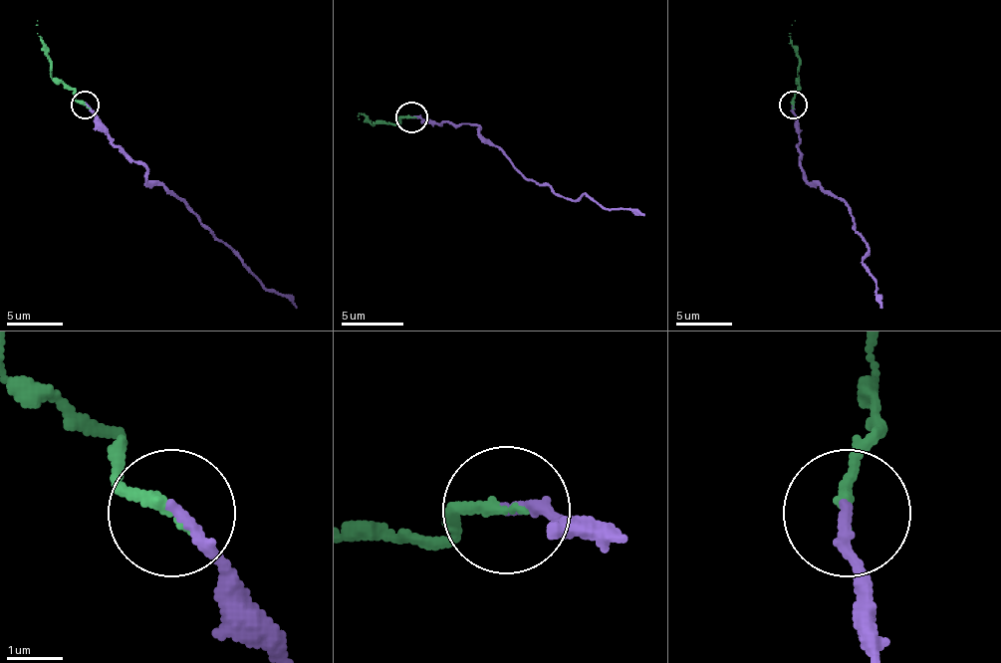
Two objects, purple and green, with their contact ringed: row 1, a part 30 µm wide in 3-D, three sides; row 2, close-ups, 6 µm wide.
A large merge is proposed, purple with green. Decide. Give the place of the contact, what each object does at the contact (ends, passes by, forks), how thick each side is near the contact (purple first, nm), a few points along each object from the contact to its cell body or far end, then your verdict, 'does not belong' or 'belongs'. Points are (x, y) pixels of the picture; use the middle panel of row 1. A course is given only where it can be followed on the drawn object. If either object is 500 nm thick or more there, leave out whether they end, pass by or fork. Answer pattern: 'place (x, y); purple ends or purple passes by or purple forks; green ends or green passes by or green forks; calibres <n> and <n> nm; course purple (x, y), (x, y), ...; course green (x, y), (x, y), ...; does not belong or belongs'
place (411, 117); purple ends; green ends; calibres 200 and 200 nm; course purple (412, 118), (474, 124), (521, 174), (558, 195), (586, 192), (605, 208), (644, 214); course green (412, 118), (375, 124), (363, 114), (360, 118); belongs

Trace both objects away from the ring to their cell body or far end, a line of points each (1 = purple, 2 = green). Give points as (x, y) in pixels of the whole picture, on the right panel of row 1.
1: (794, 105), (802, 177), (845, 202), (864, 239), (862, 264), (875, 281), (880, 307)
2: (794, 105), (800, 76), (800, 57), (791, 42), (794, 20)

